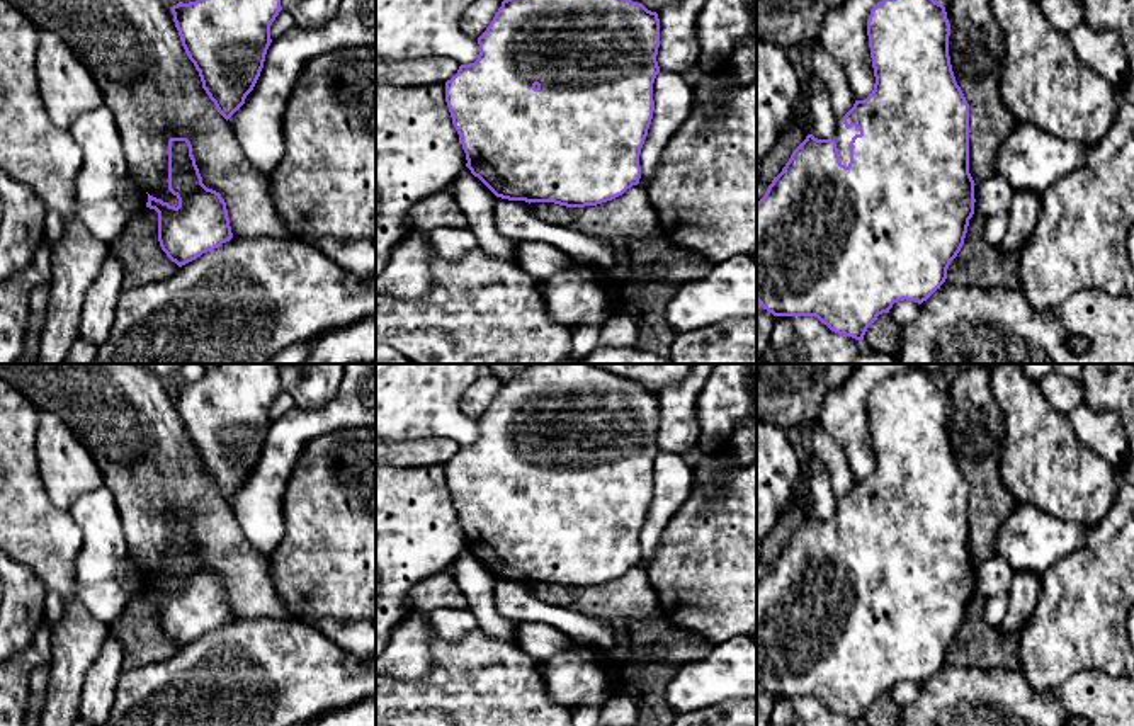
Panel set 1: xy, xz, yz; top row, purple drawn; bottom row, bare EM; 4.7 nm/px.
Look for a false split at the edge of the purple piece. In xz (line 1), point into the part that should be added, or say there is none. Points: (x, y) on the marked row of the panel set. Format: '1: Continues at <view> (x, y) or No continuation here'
1: No continuation here

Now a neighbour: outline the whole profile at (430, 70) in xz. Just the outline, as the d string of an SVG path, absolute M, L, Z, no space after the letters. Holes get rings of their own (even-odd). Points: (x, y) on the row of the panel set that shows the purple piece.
M376 56L376 83L398 87L445 83L457 73L459 66L456 60L439 56L403 61L389 61Z

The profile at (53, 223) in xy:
M48 211L44 218L44 240L53 247L60 236L63 235L63 218L54 213Z

